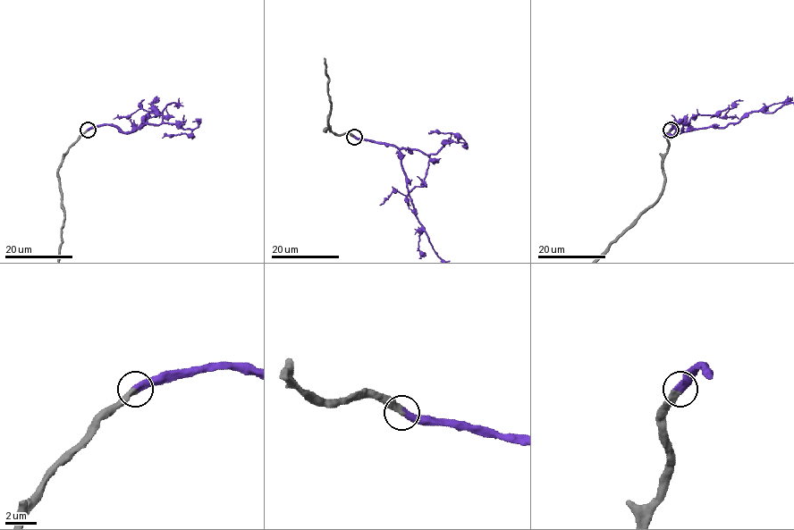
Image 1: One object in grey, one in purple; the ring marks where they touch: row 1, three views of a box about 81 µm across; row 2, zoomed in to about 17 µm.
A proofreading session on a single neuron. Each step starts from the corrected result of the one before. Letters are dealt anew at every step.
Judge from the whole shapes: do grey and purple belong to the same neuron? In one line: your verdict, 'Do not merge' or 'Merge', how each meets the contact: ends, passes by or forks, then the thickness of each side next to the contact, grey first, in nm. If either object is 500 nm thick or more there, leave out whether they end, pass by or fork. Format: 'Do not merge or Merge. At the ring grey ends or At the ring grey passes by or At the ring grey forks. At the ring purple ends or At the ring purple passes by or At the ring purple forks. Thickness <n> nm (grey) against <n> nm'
Merge. At the ring grey ends. At the ring purple ends. Thickness 400 nm (grey) against 480 nm

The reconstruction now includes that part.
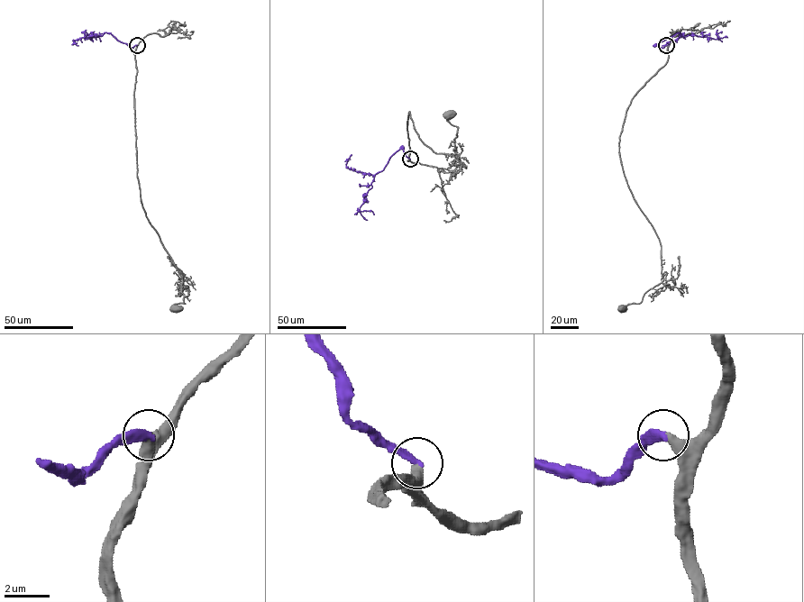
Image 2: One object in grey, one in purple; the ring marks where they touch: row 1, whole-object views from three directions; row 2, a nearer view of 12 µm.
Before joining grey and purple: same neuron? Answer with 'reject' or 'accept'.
accept

